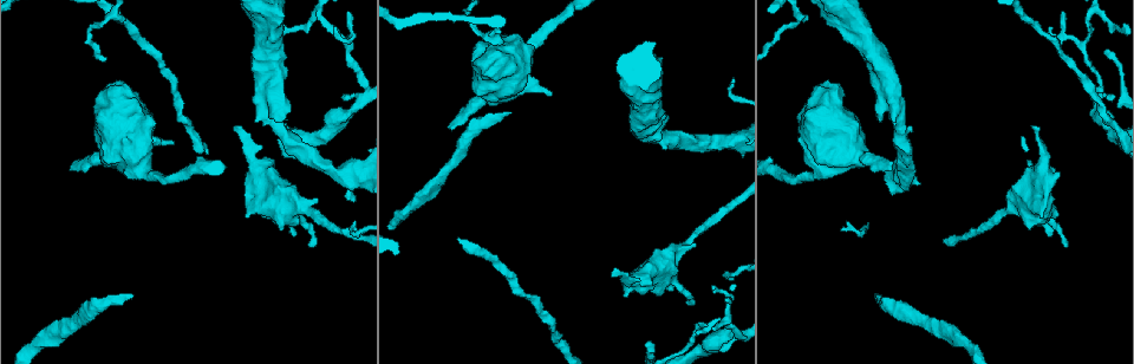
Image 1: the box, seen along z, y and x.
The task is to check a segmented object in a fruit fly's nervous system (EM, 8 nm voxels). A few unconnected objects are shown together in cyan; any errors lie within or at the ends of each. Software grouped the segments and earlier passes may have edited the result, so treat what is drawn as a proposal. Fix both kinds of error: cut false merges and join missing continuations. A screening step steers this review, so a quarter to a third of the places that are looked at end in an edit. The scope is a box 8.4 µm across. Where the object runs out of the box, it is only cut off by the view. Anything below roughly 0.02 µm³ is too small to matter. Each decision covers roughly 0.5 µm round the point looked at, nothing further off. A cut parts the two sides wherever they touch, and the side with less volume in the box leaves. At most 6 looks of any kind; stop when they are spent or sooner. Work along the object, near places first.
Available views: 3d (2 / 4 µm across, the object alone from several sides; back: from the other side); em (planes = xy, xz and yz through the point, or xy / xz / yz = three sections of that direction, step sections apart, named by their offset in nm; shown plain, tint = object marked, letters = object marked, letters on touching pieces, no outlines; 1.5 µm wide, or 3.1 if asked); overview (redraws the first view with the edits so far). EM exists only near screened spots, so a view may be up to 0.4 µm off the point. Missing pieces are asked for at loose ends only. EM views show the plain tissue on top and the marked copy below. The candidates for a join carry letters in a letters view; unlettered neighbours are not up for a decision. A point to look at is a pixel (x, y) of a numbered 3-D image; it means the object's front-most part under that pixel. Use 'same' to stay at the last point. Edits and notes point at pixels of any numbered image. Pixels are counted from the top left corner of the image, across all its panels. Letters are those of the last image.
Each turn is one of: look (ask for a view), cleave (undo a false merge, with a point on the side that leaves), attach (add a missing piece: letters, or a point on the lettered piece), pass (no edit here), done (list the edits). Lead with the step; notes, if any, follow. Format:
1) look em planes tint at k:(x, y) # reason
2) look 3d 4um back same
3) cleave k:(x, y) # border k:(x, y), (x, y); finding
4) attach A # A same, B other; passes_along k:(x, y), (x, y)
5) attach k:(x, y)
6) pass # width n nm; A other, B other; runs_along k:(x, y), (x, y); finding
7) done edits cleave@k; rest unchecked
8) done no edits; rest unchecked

look 3d 4um at 1:(344, 96) # an open end

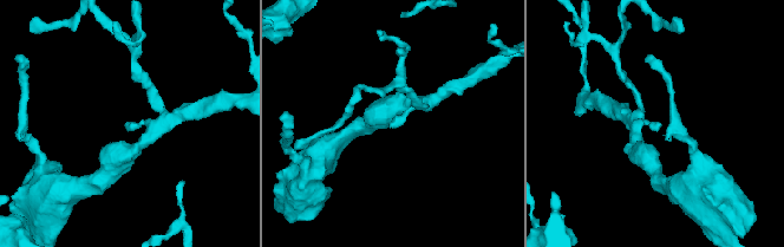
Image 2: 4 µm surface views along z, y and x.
look em xz step 4 tint at 2:(658, 122) # arm_widths 190, 200 nm

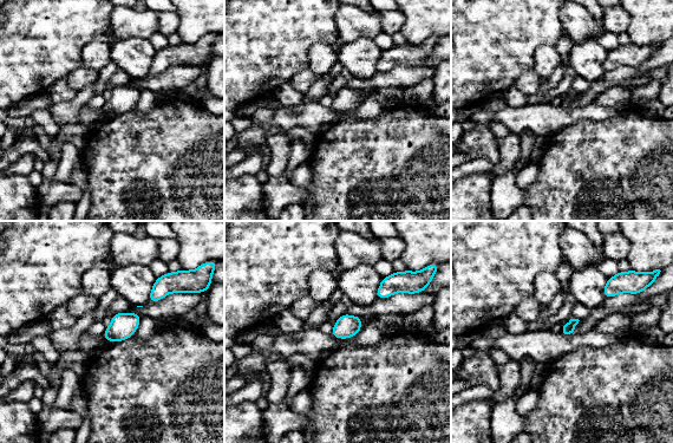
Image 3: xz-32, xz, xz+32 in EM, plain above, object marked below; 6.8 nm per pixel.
look em planes letters same # another direction

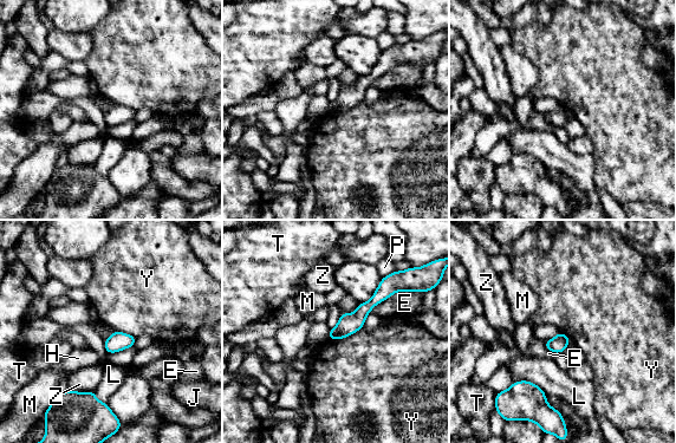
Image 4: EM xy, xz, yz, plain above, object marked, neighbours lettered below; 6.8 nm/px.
pass # width 120 nm; E other, H other, J other, L other, M other, P other, T other, Y other, Z other; no lettered piece goes on from it

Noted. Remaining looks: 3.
look em xz step 8 letters at 1:(172, 144)

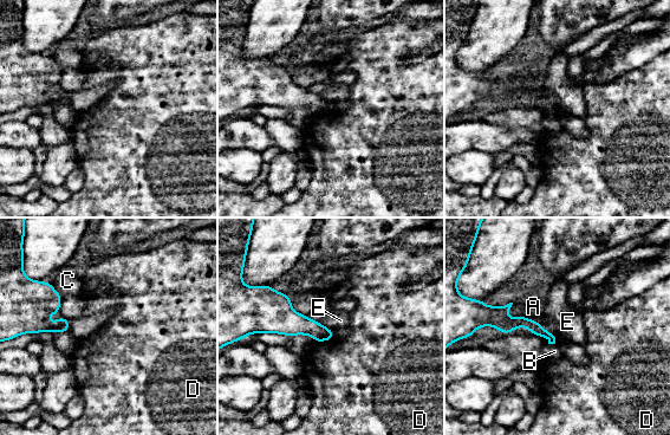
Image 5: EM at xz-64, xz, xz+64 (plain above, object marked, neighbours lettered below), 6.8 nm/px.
pass # A other, B other, C other, D other, E other; border 5:(521, 315), (537, 320), (555, 343); no lettered piece goes on from it

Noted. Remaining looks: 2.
done no edits; rest unchecked

